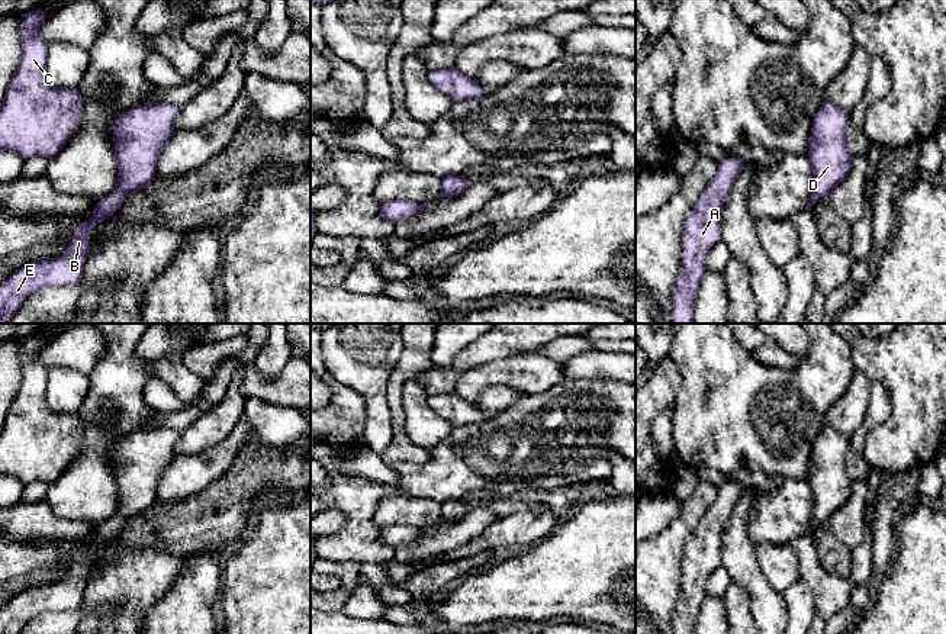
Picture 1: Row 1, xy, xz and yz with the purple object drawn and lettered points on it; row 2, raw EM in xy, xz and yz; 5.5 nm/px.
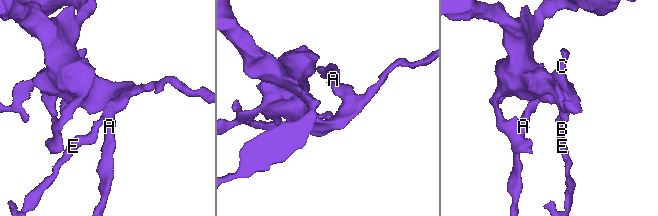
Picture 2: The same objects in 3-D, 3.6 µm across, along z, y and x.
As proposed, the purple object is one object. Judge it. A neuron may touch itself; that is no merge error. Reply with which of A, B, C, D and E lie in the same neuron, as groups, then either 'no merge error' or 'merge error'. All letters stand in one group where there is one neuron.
A B C D E | no merge error

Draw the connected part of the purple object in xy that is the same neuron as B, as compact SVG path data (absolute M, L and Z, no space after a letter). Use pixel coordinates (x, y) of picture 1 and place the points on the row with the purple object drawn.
M152 103L126 110L115 119L112 133L118 167L113 194L94 205L94 218L81 221L64 255L33 261L15 271L0 286L0 322L10 322L22 303L46 286L71 286L83 279L90 252L90 229L110 218L125 197L155 180L157 161L163 147L173 138L173 126L181 106Z

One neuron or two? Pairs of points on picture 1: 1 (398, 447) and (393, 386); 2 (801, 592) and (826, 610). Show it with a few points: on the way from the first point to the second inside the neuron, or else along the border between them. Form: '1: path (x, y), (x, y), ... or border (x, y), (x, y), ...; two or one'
1: path (398, 433), (395, 401); one
2: border (800, 579), (811, 591), (814, 599), (813, 618); two

